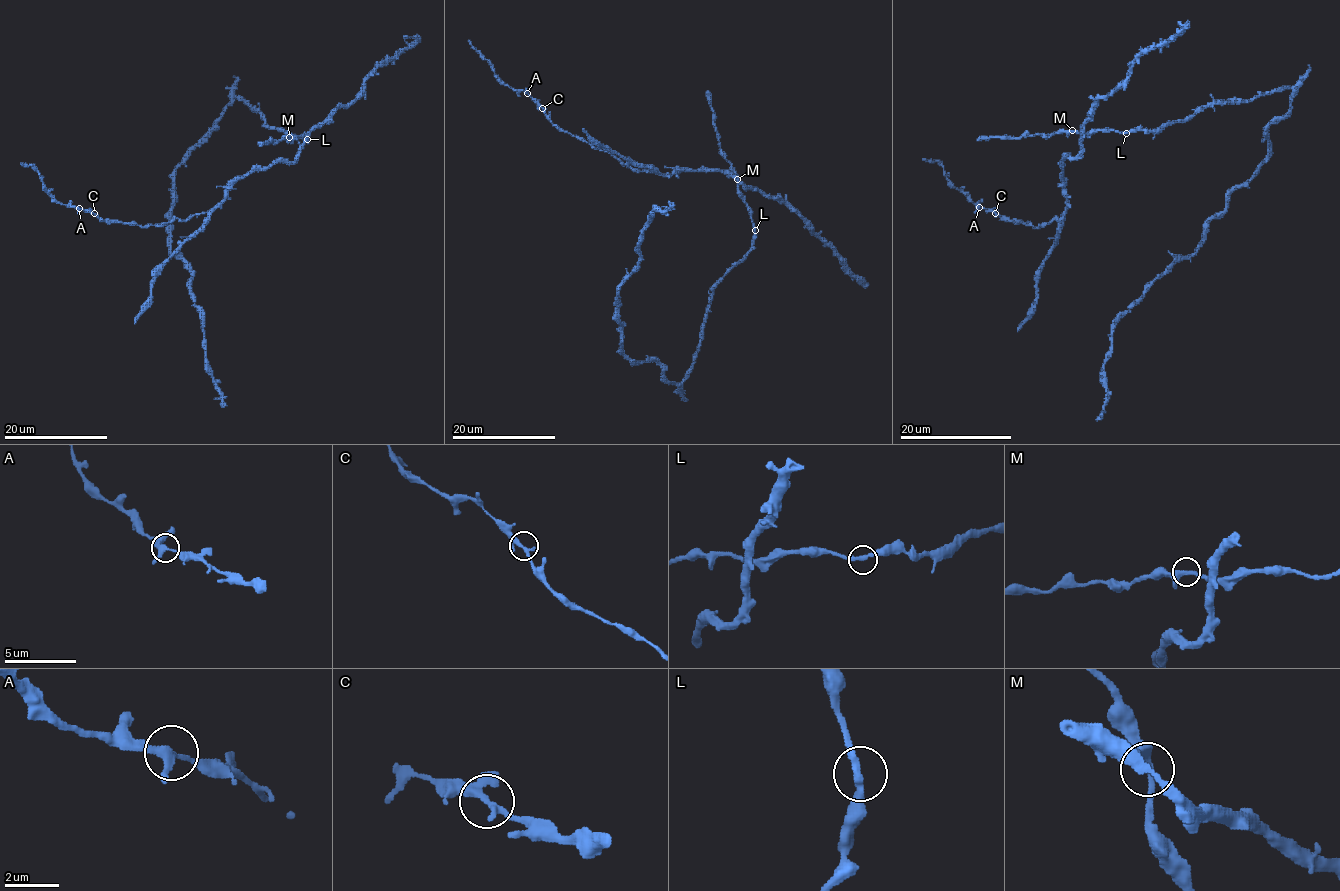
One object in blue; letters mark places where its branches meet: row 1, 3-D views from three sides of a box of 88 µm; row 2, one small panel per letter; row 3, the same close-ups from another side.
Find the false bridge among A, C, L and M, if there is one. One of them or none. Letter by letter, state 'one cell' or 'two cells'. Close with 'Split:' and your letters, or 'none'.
A: one cell
C: one cell
L: one cell
M: one cell
Split: none

